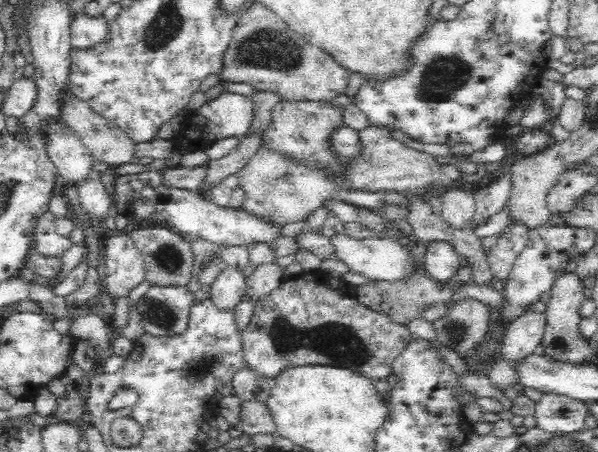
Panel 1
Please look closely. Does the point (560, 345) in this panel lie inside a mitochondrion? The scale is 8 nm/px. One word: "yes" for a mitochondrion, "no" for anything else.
yes

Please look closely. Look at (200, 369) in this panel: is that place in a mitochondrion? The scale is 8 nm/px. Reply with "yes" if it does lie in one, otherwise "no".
yes

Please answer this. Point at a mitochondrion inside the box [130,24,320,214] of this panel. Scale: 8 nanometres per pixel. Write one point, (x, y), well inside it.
(267, 48)

